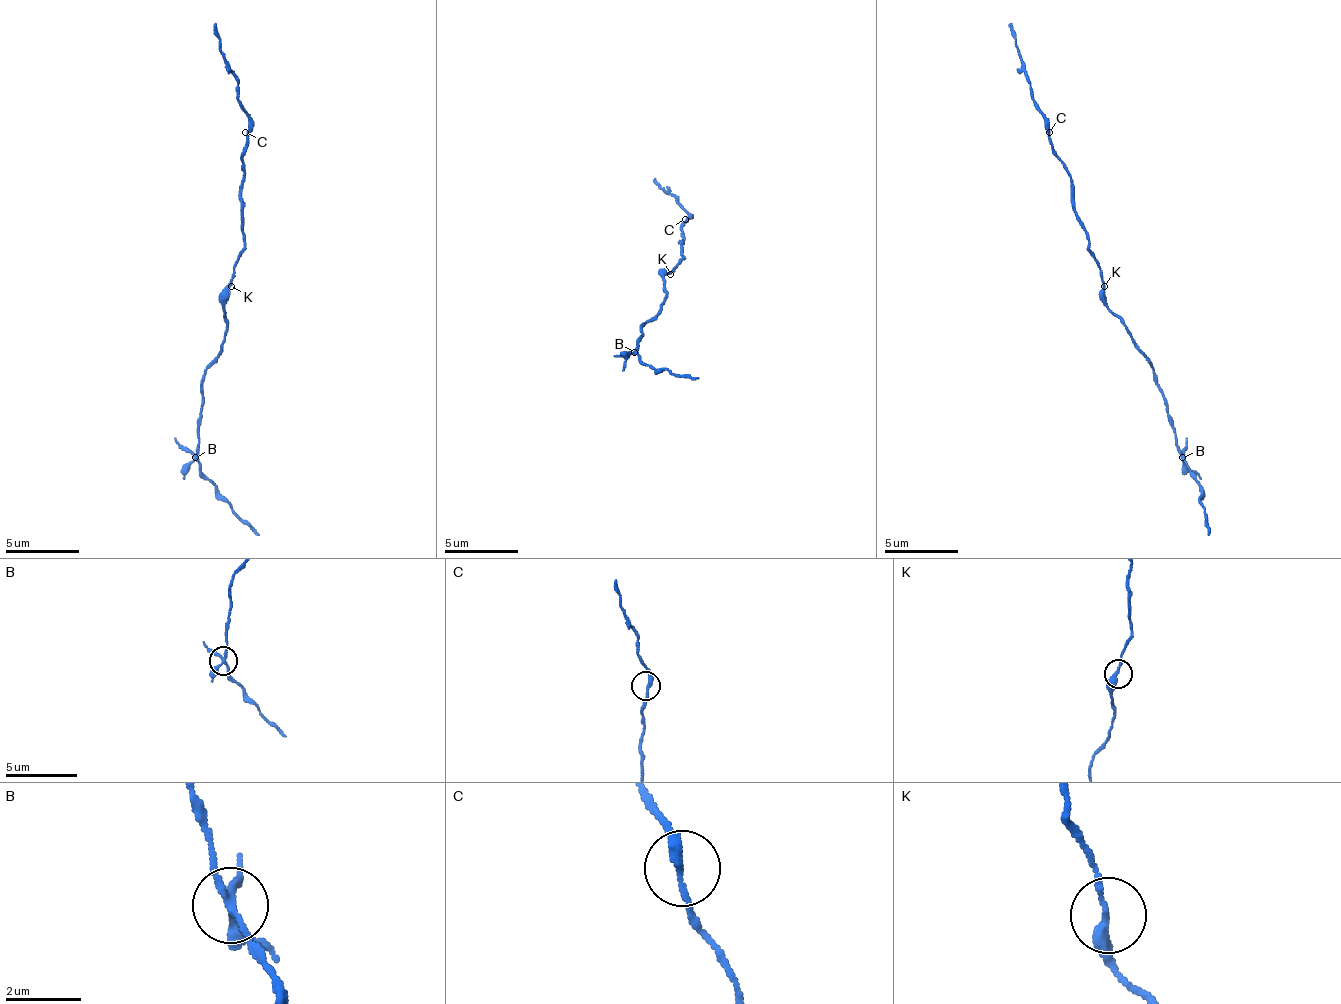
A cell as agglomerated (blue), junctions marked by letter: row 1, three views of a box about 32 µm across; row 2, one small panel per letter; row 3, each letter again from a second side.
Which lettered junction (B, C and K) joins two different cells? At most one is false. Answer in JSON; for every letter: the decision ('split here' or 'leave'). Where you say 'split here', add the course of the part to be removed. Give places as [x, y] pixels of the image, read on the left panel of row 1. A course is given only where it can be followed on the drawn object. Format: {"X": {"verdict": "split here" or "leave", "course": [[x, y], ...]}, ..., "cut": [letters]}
{"B": {"verdict": "split here", "course": [[194, 458], [216, 491], [260, 535]]}, "C": {"verdict": "leave"}, "K": {"verdict": "leave"}, "cut": ["B"]}

